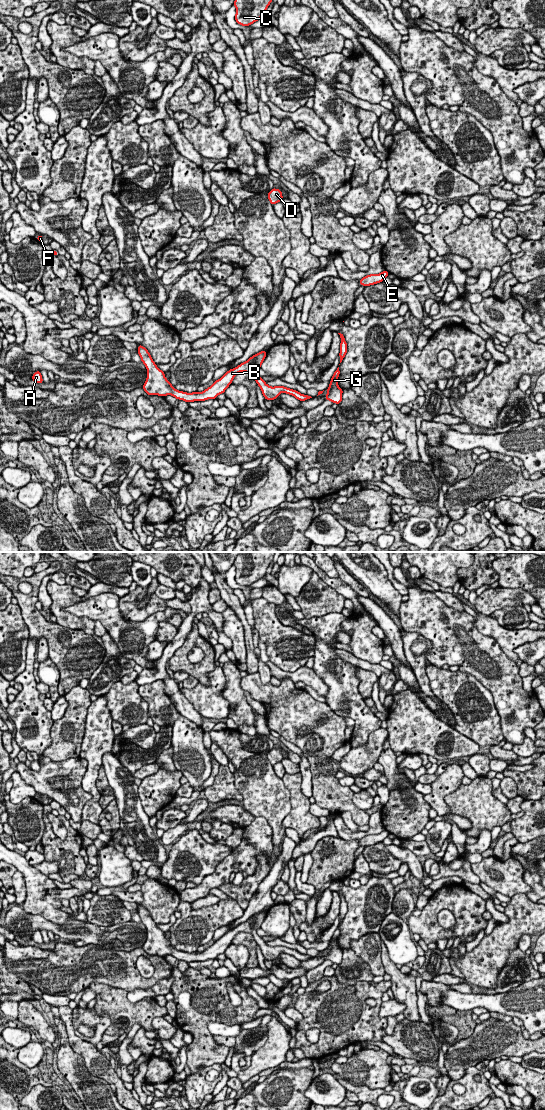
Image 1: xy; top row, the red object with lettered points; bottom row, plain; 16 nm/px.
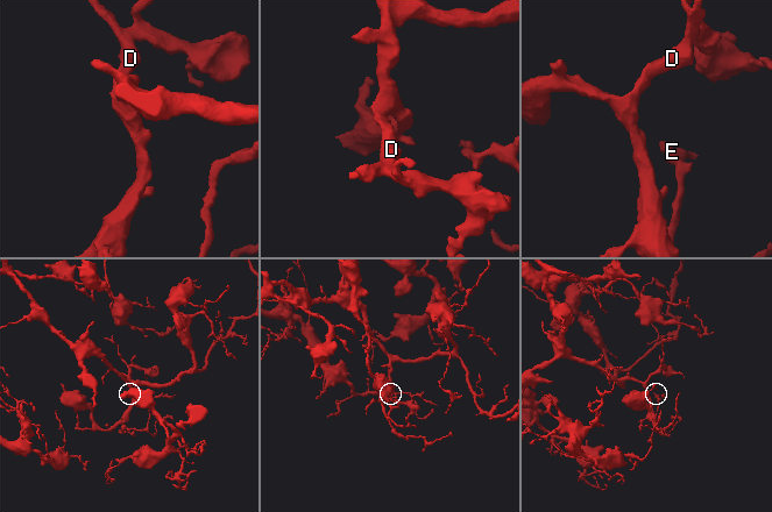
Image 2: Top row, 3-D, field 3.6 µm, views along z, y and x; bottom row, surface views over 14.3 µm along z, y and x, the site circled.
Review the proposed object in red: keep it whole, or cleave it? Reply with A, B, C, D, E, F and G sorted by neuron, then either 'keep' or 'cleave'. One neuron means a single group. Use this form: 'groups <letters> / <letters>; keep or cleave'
groups A B C D E F G; keep

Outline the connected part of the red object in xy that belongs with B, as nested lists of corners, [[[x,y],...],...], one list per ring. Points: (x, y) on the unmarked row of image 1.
[[[141,904],[138,905],[138,914],[142,923],[147,929],[147,938],[143,945],[144,951],[147,955],[158,955],[165,957],[172,955],[178,960],[183,960],[187,963],[194,961],[206,961],[208,959],[216,959],[219,954],[223,954],[225,950],[232,944],[234,937],[240,932],[251,933],[254,940],[261,948],[262,954],[266,960],[274,960],[279,957],[281,953],[286,953],[294,956],[299,961],[305,961],[312,958],[309,955],[301,954],[300,952],[284,946],[271,947],[257,934],[257,930],[266,917],[267,912],[261,912],[250,917],[246,922],[241,923],[237,927],[228,930],[220,939],[216,940],[210,947],[203,952],[187,953],[175,949],[169,940],[165,937],[165,932],[160,930],[153,921],[149,911]]]

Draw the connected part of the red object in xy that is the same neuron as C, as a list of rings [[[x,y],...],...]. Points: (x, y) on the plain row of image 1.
[[[239,552],[234,560],[235,581],[241,586],[250,586],[264,577],[276,552]]]

